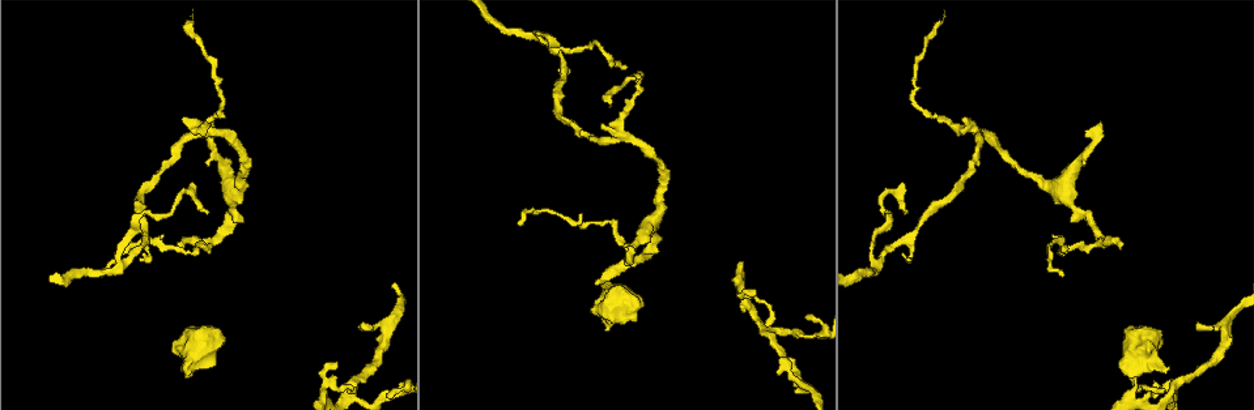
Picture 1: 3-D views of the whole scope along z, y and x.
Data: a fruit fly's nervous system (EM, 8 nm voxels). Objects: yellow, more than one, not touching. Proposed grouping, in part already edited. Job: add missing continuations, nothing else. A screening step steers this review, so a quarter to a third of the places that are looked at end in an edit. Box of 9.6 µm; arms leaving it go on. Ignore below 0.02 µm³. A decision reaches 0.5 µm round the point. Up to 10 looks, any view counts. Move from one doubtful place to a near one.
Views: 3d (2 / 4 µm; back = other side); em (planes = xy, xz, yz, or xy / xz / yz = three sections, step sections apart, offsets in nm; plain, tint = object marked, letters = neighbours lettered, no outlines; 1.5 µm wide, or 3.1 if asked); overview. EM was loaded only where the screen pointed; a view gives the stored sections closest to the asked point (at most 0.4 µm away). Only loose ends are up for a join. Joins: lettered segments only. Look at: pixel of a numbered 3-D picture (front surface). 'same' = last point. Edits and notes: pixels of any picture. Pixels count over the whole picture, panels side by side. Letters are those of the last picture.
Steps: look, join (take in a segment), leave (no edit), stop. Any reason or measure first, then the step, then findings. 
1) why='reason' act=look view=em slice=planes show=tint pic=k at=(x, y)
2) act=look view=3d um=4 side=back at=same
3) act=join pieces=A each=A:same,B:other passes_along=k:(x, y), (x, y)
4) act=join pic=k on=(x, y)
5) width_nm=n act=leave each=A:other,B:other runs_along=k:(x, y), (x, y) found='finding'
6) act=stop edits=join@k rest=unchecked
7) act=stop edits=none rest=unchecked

why='thick end' act=look view=3d um=4 pic=1 at=(606, 331)

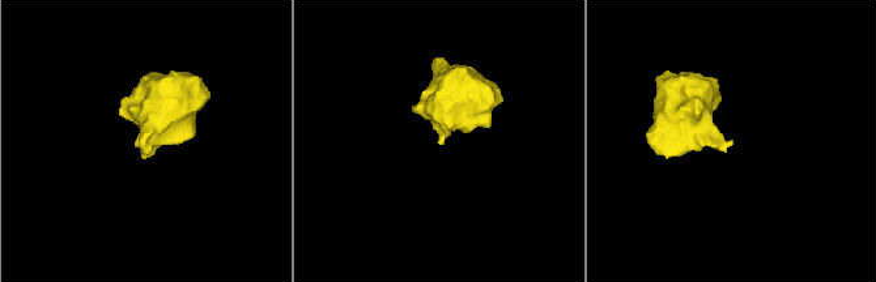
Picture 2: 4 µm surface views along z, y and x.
act=look view=em slice=xy step=8 show=tint pic=2 at=(440, 141)

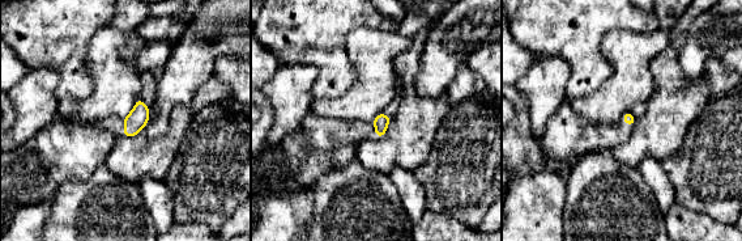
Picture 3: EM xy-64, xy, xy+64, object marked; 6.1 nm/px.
act=look view=em slice=planes show=letters at=same

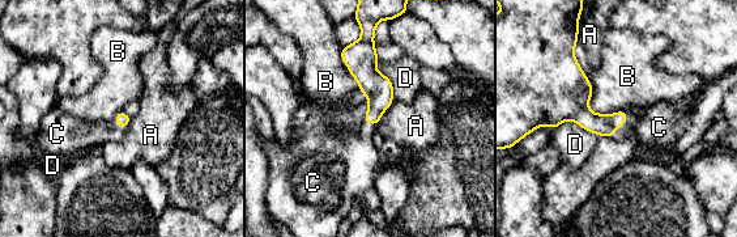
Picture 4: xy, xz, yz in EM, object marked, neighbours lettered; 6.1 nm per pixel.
longest_contact=B:300nm act=join pieces=C each=A:other,B:other,C:same,D:other found='the neuron continues'

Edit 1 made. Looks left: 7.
act=look view=3d um=2 pic=1 at=(179, 246)

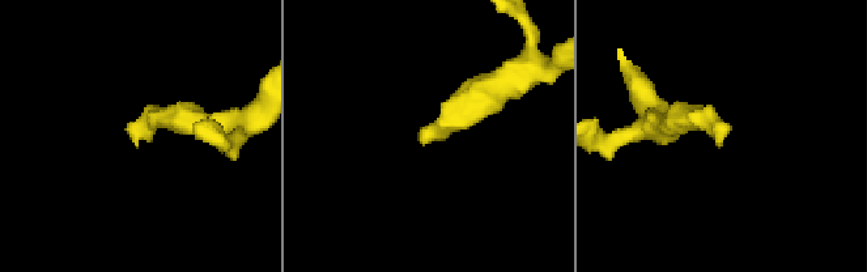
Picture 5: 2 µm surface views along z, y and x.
why='shape alone is not enough' act=look view=em slice=planes show=letters pic=5 at=(419, 138)

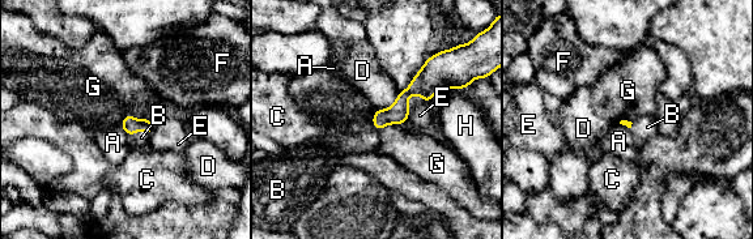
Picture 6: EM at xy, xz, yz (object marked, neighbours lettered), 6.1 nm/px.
longest_contact=G:200nm act=join pieces=B each=A:other,B:same,C:other,D:other,E:other,F:other,G:other,H:other passes_along=6:(130, 124), (137, 129), (139, 140) found='it goes on there'

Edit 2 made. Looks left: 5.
why='branch stops here' act=look view=em slice=planes show=letters pic=1 at=(907, 260)

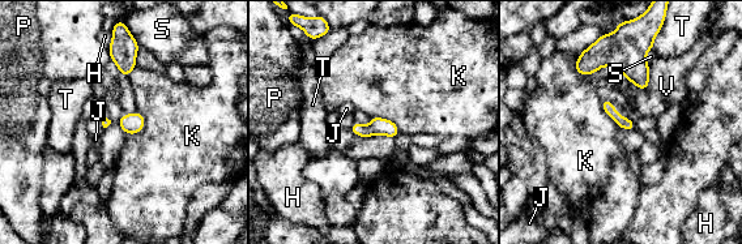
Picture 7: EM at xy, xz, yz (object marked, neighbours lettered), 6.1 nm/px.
longest_contact=V:170nm act=leave each=H:other,J:other,K:other,P:other,S:other,T:other,V:other border=7:(140, 112), (144, 127), (127, 135) found='no lettered segment goes on from it'

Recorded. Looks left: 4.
why='tapers out' act=look view=3d um=4 pic=1 at=(188, 22)

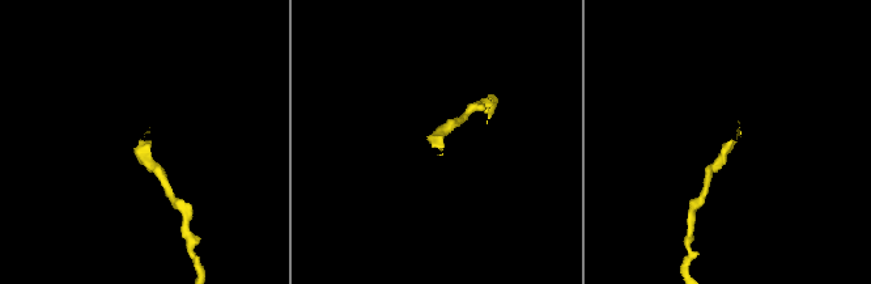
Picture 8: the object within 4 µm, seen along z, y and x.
act=look view=em slice=planes show=plain pic=8 at=(435, 147)

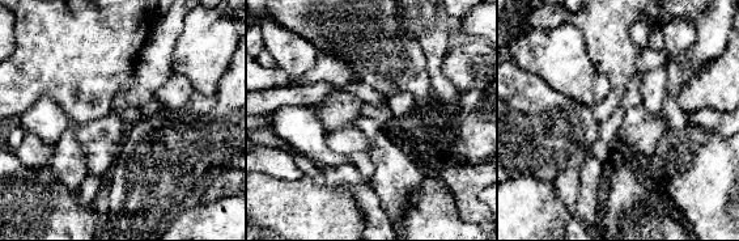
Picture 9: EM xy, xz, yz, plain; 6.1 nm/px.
why='see the neighbours' act=look view=em slice=planes show=letters at=same

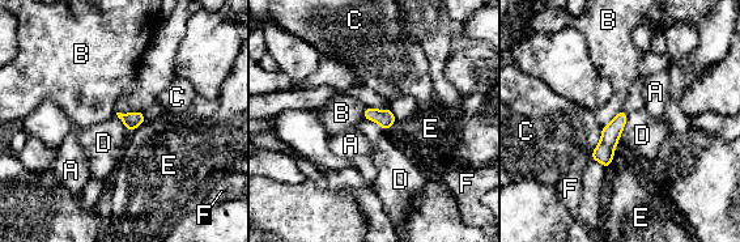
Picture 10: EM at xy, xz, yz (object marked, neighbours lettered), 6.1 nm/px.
act=leave each=A:other,B:other,C:other,D:other,E:other,F:other border=10:(628, 114), (613, 153) found='no lettered segment goes on from it'

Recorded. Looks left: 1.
act=stop edits=join@4,join@6 rest=unchecked

